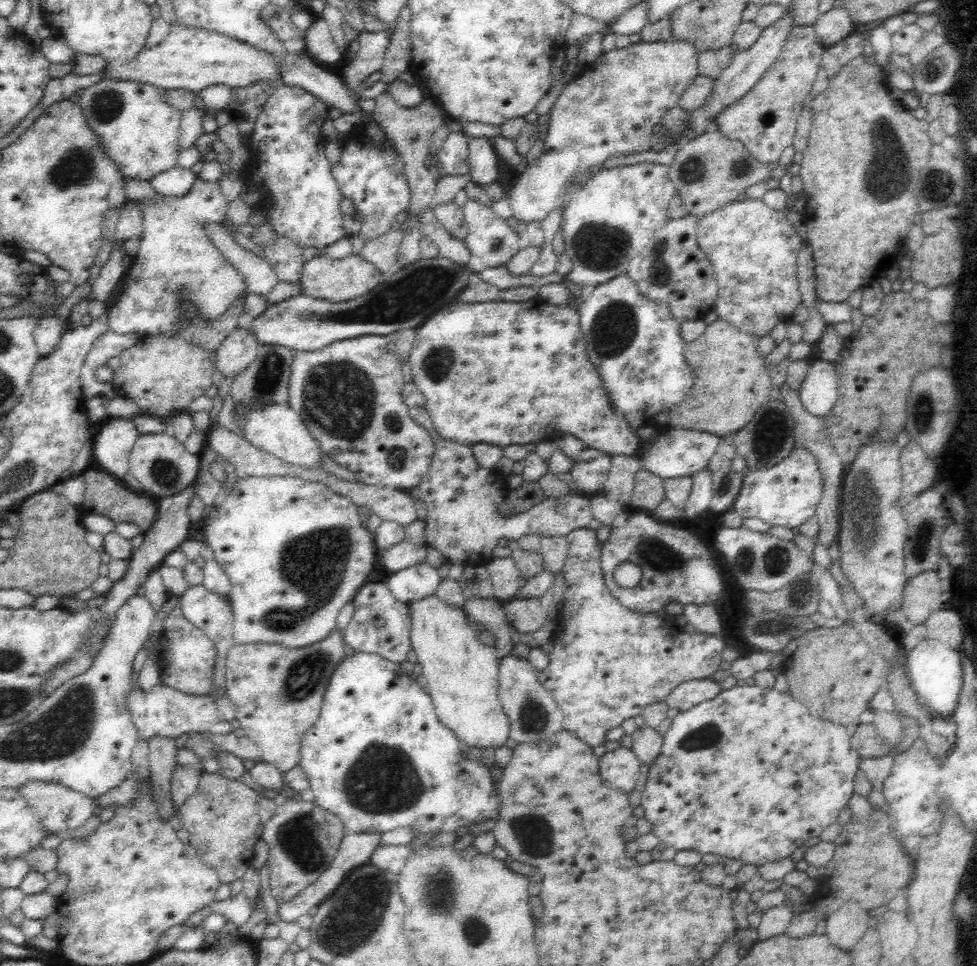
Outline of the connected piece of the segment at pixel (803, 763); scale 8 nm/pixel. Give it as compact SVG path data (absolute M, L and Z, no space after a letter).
M734 686L720 691L712 700L705 700L690 710L680 711L672 719L669 729L663 736L660 756L648 772L646 788L642 790L641 807L645 818L652 824L653 833L676 850L696 850L700 854L715 854L721 858L738 859L744 865L762 866L767 862L789 857L792 852L803 846L809 838L820 836L826 828L838 822L844 808L849 806L850 797L854 796L854 778L858 774L861 757L852 749L851 736L843 725L837 725L827 719L810 715L808 708L793 698L792 695L778 692L773 688L761 686Z

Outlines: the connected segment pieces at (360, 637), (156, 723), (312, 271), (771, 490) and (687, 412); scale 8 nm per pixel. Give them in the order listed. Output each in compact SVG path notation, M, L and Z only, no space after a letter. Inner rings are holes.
M384 581L366 583L354 595L355 611L349 624L342 630L345 644L355 652L380 655L393 663L404 662L411 648L410 613L408 602L396 600Z
M168 685L152 687L151 691L144 693L140 687L136 686L129 692L129 703L127 704L136 728L139 730L142 739L147 740L154 734L161 734L168 738L178 738L188 732L212 734L230 734L234 733L234 728L230 721L224 720L220 716L220 711L216 708L210 695L191 695L178 691Z
M308 254L302 269L302 277L299 281L301 295L316 299L343 302L357 299L358 296L371 293L386 280L386 276L379 272L370 262L364 260L361 255L350 255L343 259L332 259L320 254Z
M795 446L794 450L777 465L744 472L743 483L732 509L744 518L760 518L771 526L794 528L806 518L815 516L822 496L822 477L816 459L808 450Z
M719 318L708 325L705 334L693 342L686 343L683 355L689 367L693 368L696 380L694 388L690 390L690 400L686 400L686 404L681 404L669 412L668 425L711 432L726 439L754 419L756 412L771 401L770 392L774 390L770 379L772 367L766 363L765 357L757 352L759 339L760 337L752 333L744 333L738 327Z

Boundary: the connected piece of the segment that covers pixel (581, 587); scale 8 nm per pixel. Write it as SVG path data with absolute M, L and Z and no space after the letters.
M588 527L577 528L565 537L568 539L568 551L570 552L561 574L561 576L564 577L565 588L563 609L560 614L562 618L556 622L557 628L552 640L553 650L549 653L549 665L544 670L538 671L538 678L542 683L542 686L551 692L551 695L555 698L555 702L558 703L558 706L564 713L565 719L563 720L563 729L574 733L580 740L583 740L585 744L594 748L606 743L606 735L610 729L620 726L627 718L640 716L643 713L644 708L648 707L649 704L665 702L666 697L679 684L691 680L711 678L712 674L720 668L723 652L727 647L727 641L724 642L722 636L715 634L698 632L688 634L677 626L674 628L674 626L665 623L665 620L663 619L664 614L662 612L648 612L648 614L630 612L630 608L622 606L620 600L615 596L612 596L610 589L606 586L605 577L603 576L603 570L601 567L602 545L598 540L595 530Z

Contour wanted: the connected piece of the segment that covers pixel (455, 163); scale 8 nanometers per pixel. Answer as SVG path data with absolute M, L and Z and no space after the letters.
M449 131L442 148L437 152L437 160L448 175L466 174L470 170L469 144L460 131Z

